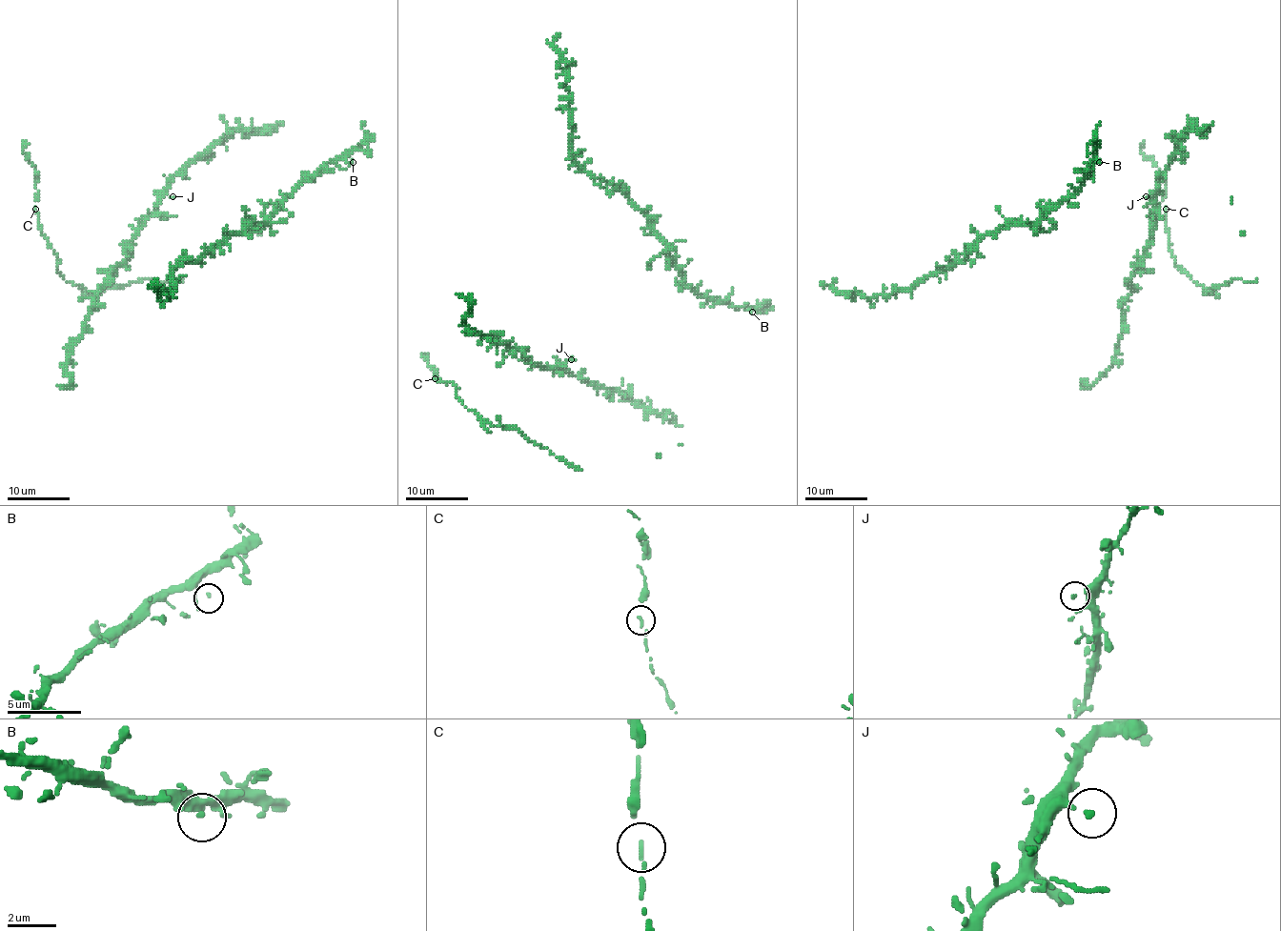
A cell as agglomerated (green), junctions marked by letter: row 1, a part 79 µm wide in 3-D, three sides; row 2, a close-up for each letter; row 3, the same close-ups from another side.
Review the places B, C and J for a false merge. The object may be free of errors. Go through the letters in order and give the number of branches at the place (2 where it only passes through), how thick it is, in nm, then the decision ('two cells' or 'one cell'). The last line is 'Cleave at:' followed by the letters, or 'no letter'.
B: 1 branches meet; 180 nm thick; one cell
C: 1 branches meet; 200 nm thick; one cell
J: 1 branches meet; 200 nm thick; one cell
Cleave at: no letter

